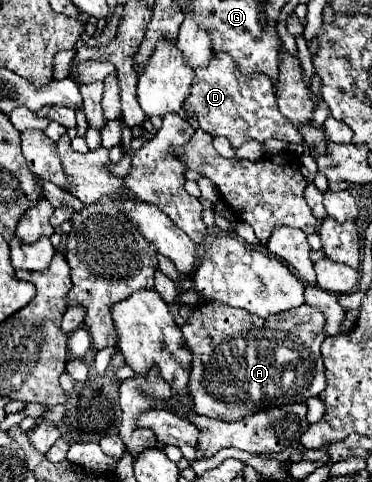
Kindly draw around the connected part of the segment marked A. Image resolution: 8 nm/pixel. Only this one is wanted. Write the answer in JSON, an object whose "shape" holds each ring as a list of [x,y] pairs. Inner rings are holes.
{"shape":[[[199,301],[197,305],[193,305],[191,317],[181,327],[185,339],[183,347],[191,349],[193,355],[191,377],[187,385],[193,397],[193,411],[211,419],[239,421],[255,411],[287,403],[303,403],[309,397],[321,395],[321,391],[325,389],[325,367],[319,351],[325,339],[323,327],[323,313],[309,305],[259,319],[251,317],[251,313],[247,313],[245,309],[233,309],[219,301]]]}

